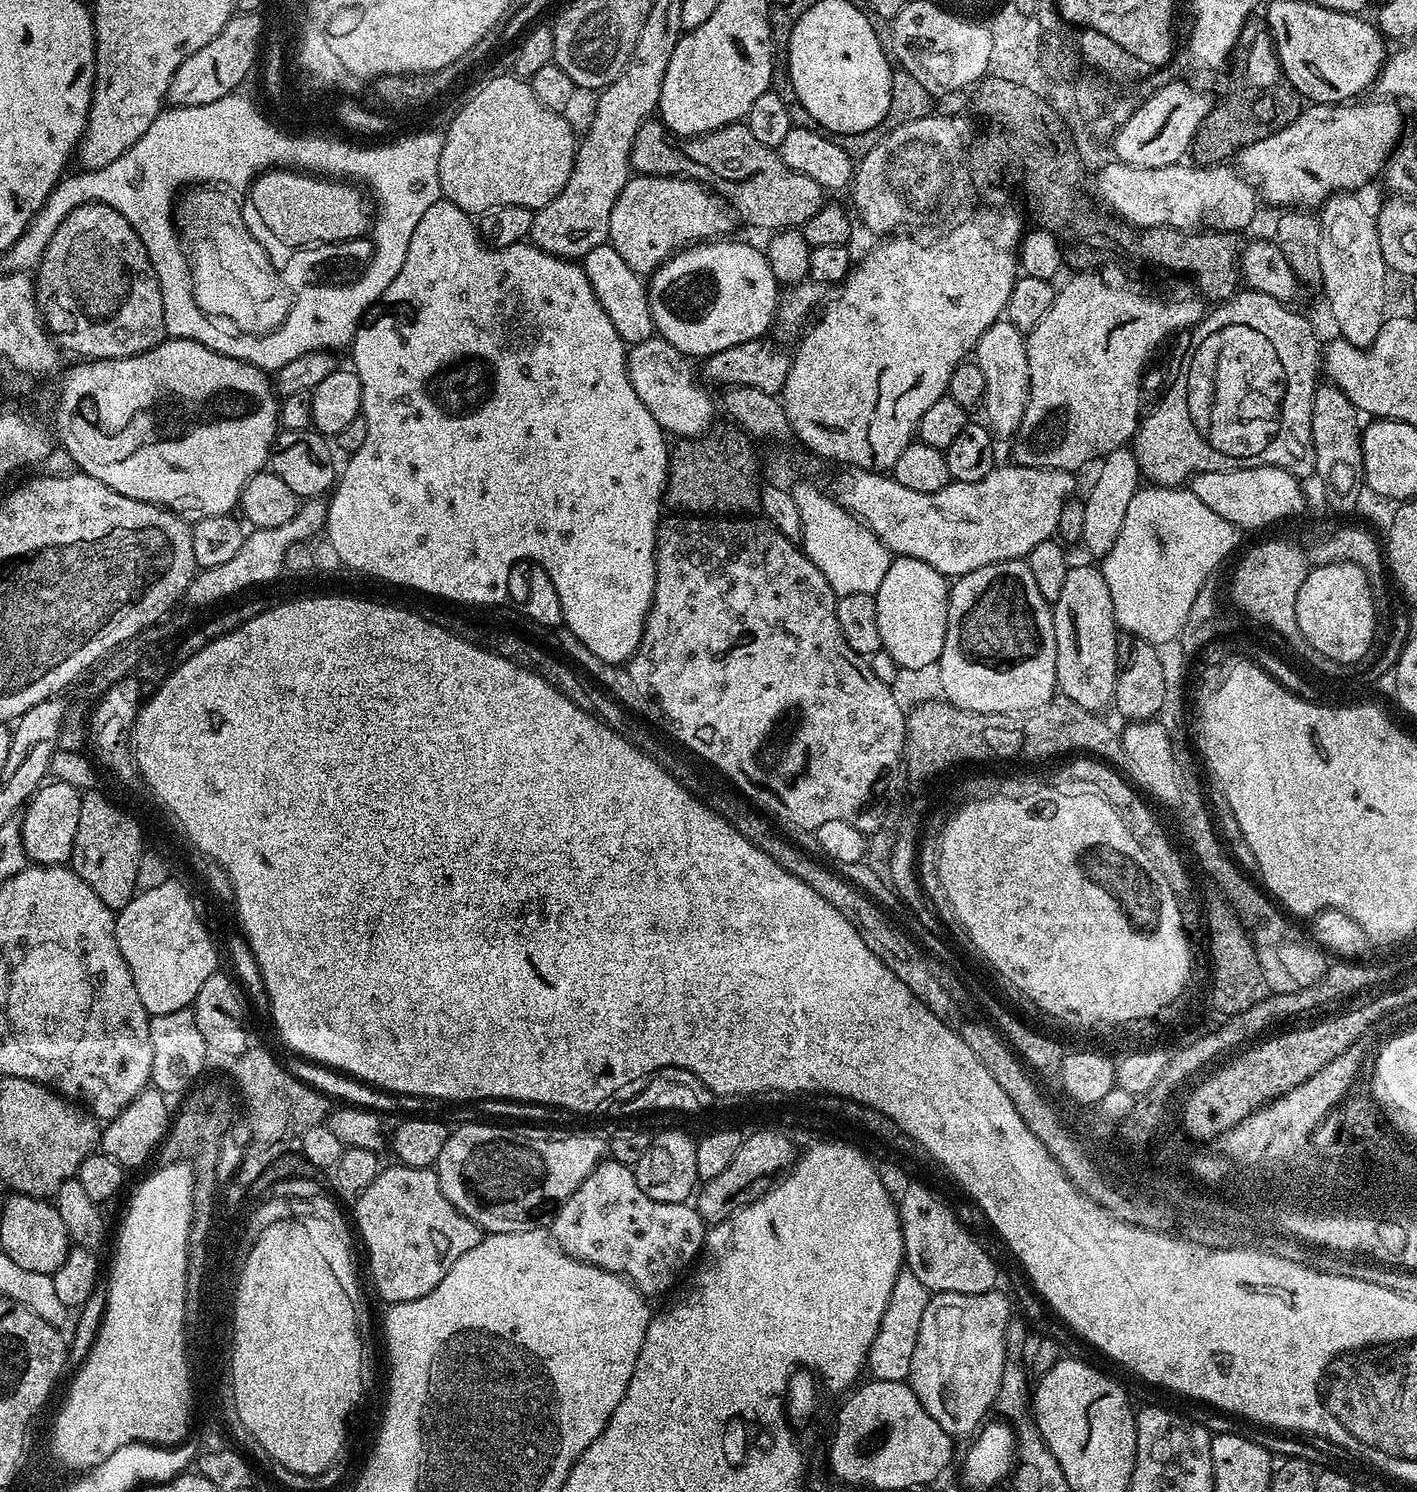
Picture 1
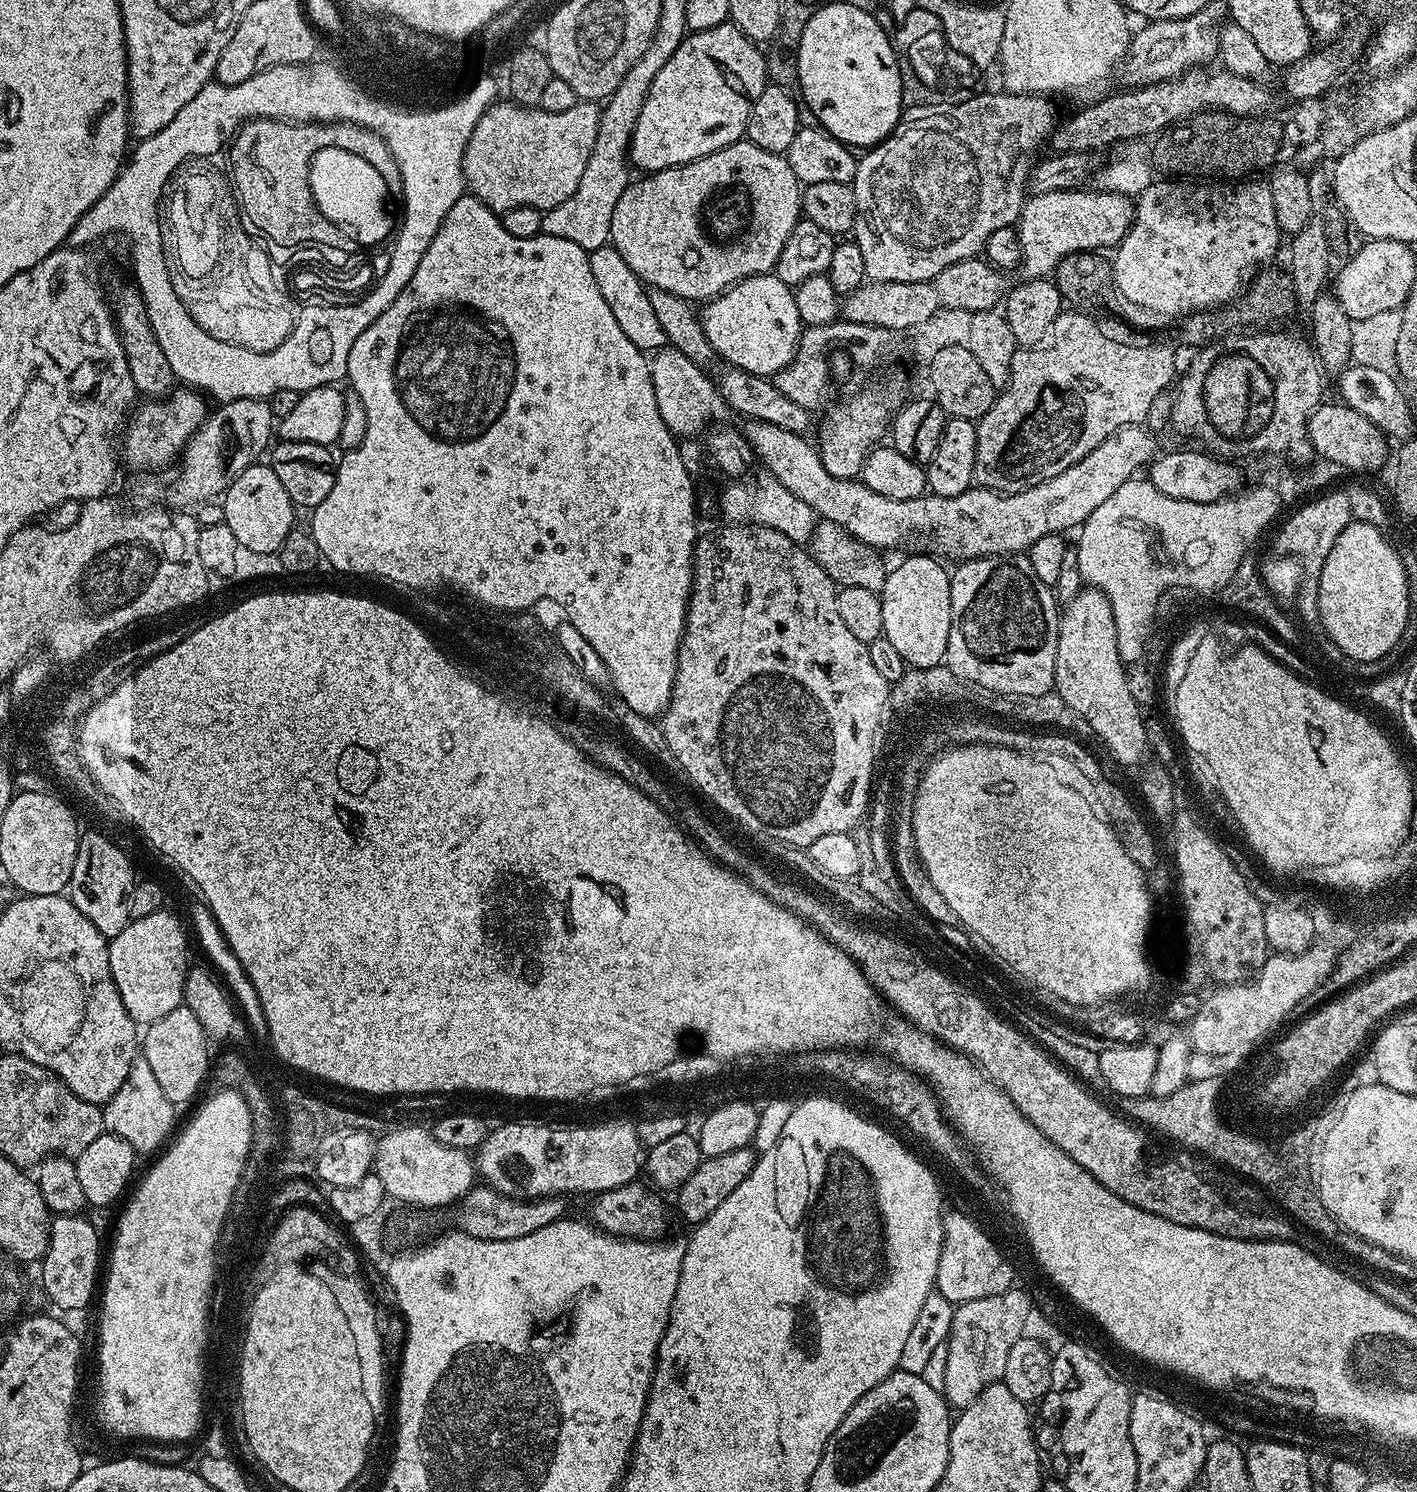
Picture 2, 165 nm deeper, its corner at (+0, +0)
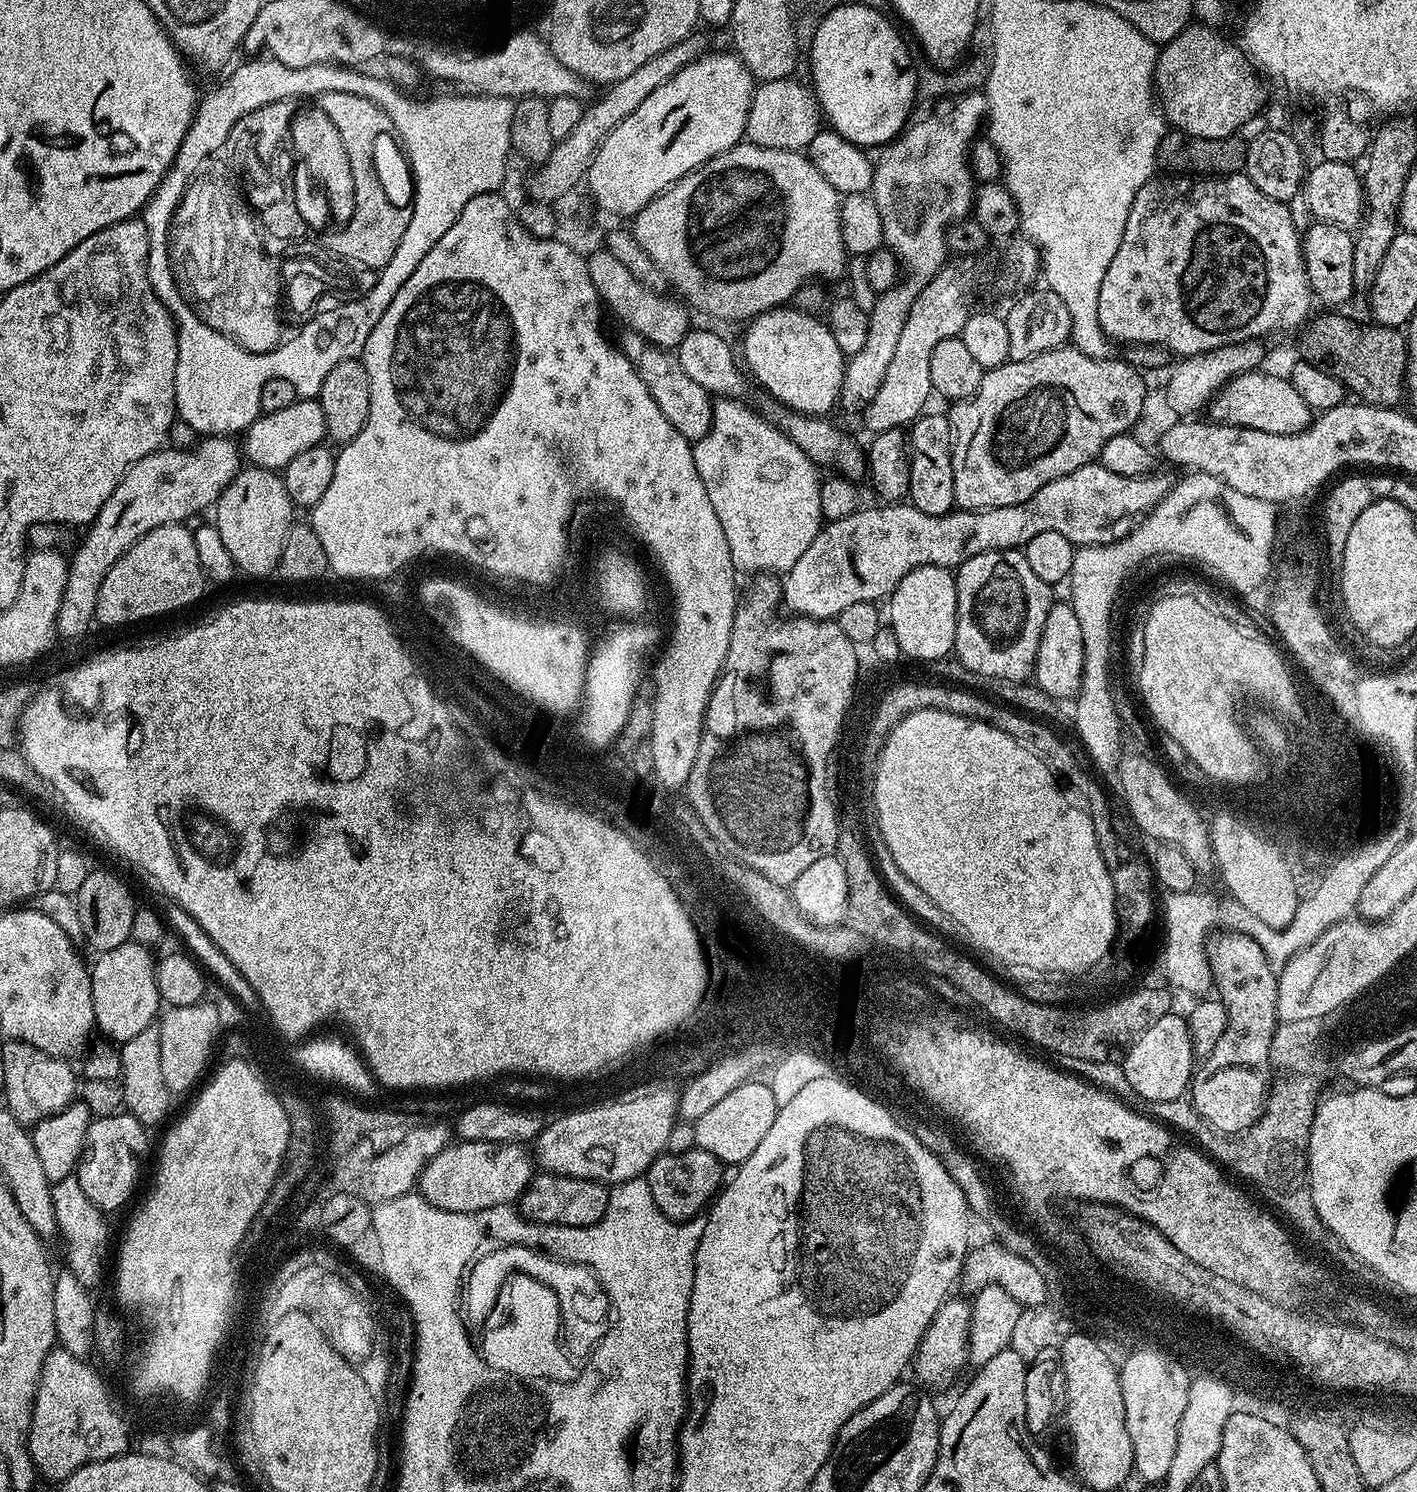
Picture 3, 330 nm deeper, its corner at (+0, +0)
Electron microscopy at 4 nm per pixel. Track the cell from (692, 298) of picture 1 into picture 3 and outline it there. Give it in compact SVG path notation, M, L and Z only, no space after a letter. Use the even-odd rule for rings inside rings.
M794 306L771 308L768 312L758 314L747 321L744 332L744 360L748 363L747 371L756 378L757 382L769 392L775 403L801 412L807 416L827 417L828 411L837 407L840 399L840 388L844 385L844 370L846 355L835 342L834 334L829 325L820 316L811 316L799 312Z

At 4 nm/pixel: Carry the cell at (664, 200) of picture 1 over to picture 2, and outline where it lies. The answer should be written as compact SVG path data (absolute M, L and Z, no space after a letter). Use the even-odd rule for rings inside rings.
M741 138L736 143L718 150L714 154L706 154L689 164L679 164L673 168L667 168L661 172L649 172L639 177L641 180L633 179L627 190L618 198L618 206L614 206L614 218L610 218L610 244L622 254L626 266L634 270L634 274L648 288L668 291L680 299L689 302L707 302L723 294L727 288L732 288L741 280L751 276L762 276L771 273L776 267L778 258L794 230L794 226L802 218L800 198L802 195L802 185L800 179L790 170L787 155L762 150L762 146L754 146L752 141Z

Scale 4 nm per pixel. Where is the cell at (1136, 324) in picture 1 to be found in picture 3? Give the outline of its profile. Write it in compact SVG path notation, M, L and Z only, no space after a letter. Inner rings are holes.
M1071 346L1055 348L1029 360L1009 360L1007 364L1000 364L997 368L987 369L976 393L968 400L955 401L949 407L952 409L947 409L946 412L952 427L955 507L960 510L979 510L1021 504L1026 502L1026 498L1038 494L1038 490L1042 490L1042 486L1046 486L1046 482L1054 482L1054 478L1062 478L1062 474L1070 474L1070 470L1078 470L1078 466L1093 463L1099 457L1102 446L1106 446L1106 442L1110 442L1110 438L1131 433L1136 425L1141 423L1143 416L1140 415L1144 412L1144 399L1148 396L1148 388L1144 385L1143 378L1145 379L1141 369L1130 366L1123 358L1095 360L1082 354L1082 350Z

